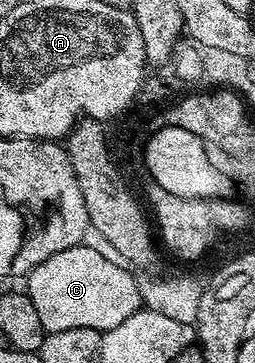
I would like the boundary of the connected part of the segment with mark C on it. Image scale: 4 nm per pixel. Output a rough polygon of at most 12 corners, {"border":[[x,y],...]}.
{"border":[[79,245],[24,291],[43,332],[105,333],[143,306],[139,280]]}

